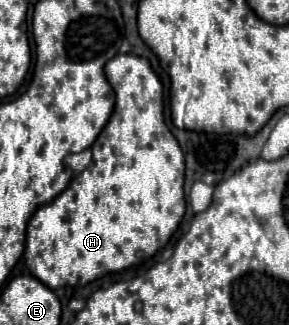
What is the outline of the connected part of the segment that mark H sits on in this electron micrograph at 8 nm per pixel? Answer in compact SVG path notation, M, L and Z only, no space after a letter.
M131 53L115 55L105 65L105 75L115 91L115 111L91 147L91 163L73 177L61 195L39 207L27 225L27 269L53 291L65 285L85 287L107 273L119 273L141 265L169 243L185 215L185 159L177 139L163 121L163 85L159 77L153 73L147 59Z

